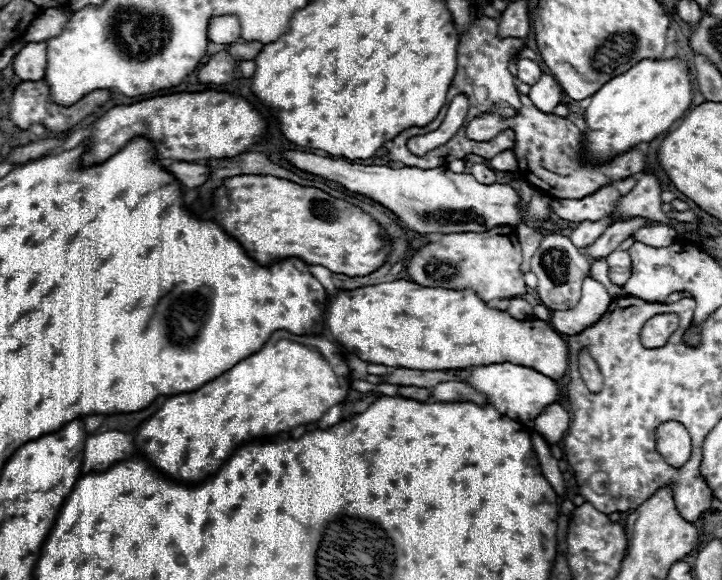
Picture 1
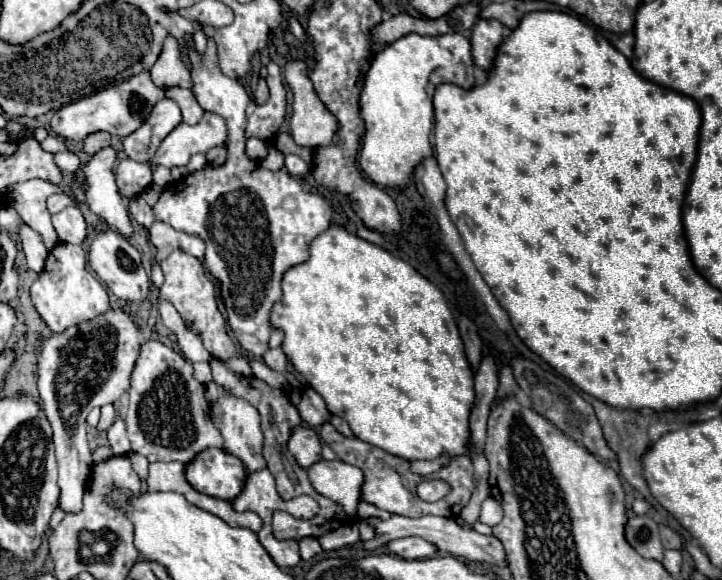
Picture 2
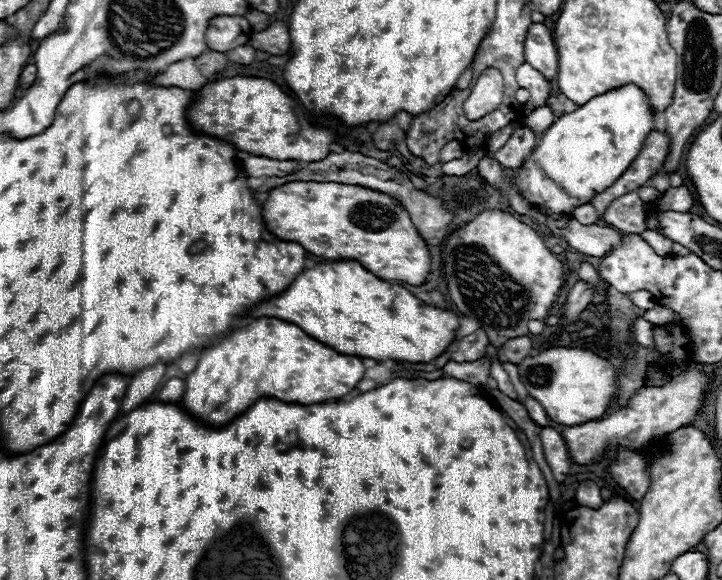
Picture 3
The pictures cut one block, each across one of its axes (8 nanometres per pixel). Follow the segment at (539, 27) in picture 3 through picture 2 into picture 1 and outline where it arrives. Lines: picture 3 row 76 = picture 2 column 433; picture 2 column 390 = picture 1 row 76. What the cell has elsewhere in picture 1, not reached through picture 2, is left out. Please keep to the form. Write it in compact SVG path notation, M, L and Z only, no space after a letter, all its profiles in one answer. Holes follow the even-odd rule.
M542 74L540 80L530 88L528 96L538 110L542 110L546 114L552 114L552 110L560 104L562 88L550 74Z

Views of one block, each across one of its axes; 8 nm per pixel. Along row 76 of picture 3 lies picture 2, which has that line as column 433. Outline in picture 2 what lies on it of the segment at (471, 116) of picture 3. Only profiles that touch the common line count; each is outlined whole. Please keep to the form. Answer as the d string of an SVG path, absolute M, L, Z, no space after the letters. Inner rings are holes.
M422 480L416 490L424 502L436 502L450 492L450 486L444 480Z

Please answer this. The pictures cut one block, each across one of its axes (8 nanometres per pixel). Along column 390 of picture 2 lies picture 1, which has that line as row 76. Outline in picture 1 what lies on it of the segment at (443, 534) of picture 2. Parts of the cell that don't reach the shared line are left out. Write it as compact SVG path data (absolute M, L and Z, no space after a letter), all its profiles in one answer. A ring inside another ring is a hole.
M520 58L518 60L518 78L524 82L524 84L536 84L542 76L542 70L540 66L534 62L534 60L528 60L528 58Z

